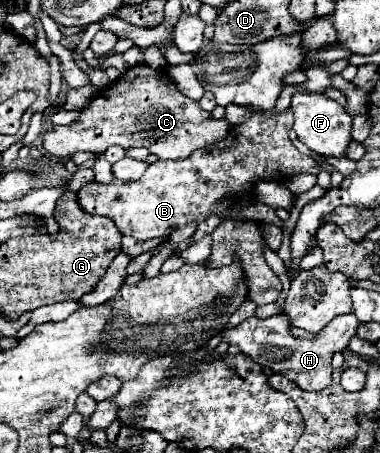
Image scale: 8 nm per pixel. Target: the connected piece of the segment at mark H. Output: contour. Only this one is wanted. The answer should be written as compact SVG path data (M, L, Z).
M286 314L282 316L272 316L272 318L246 318L238 326L224 328L220 334L230 346L238 346L242 354L250 356L254 362L260 366L268 368L274 374L282 374L288 380L296 382L302 390L324 390L330 384L330 358L334 352L342 352L348 348L350 338L356 334L358 318L354 314L344 314L334 318L318 338L314 340L304 340L304 338L294 338L290 334L290 322Z

